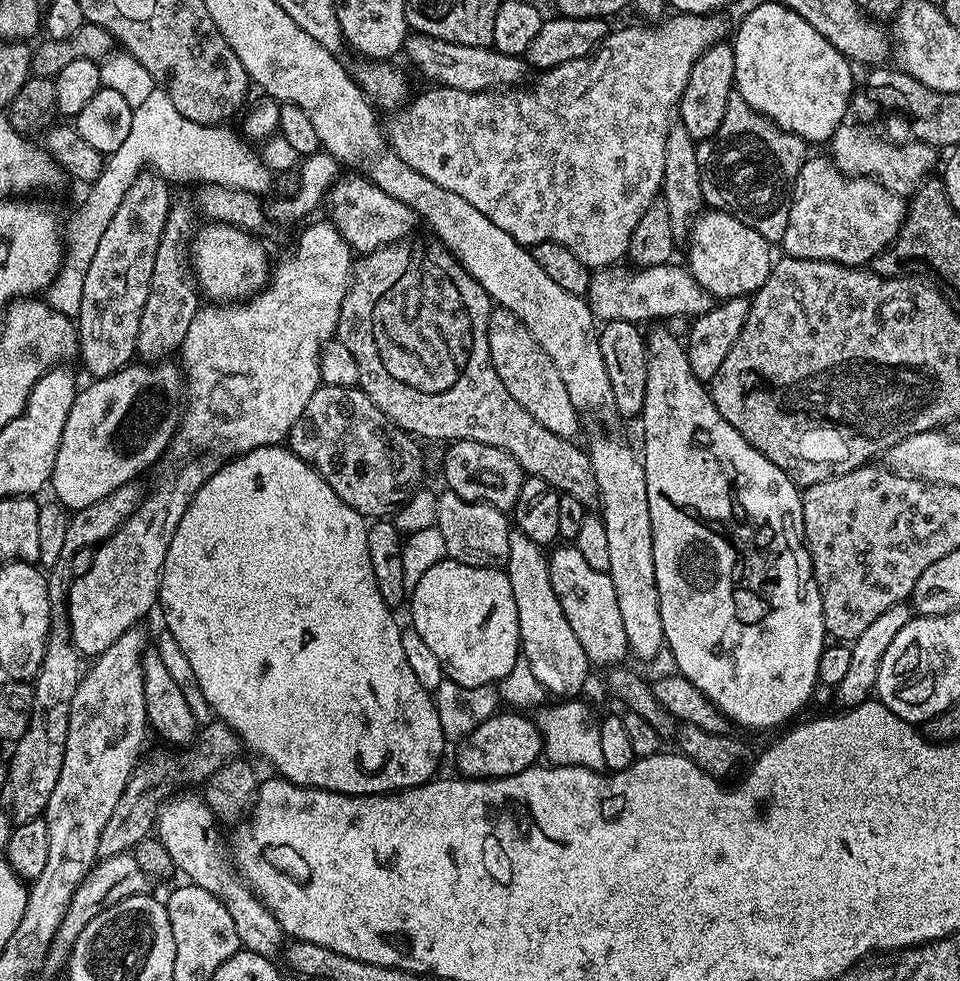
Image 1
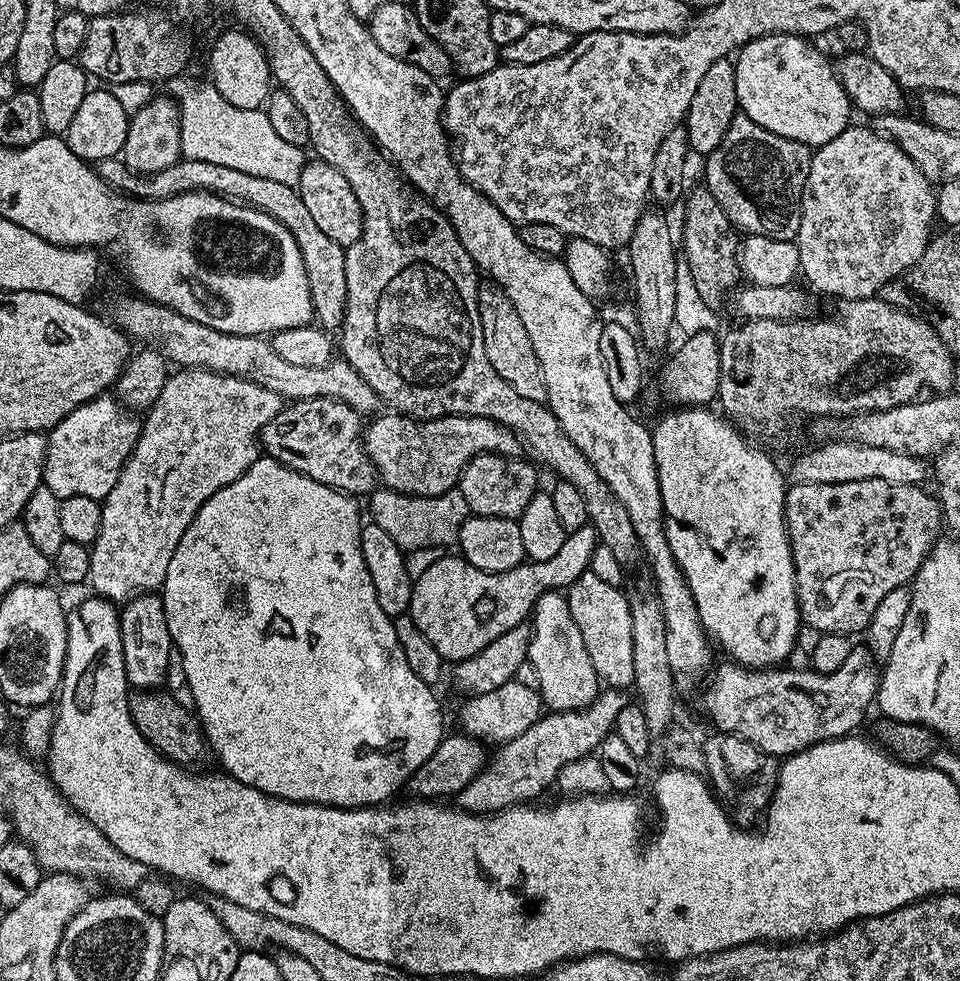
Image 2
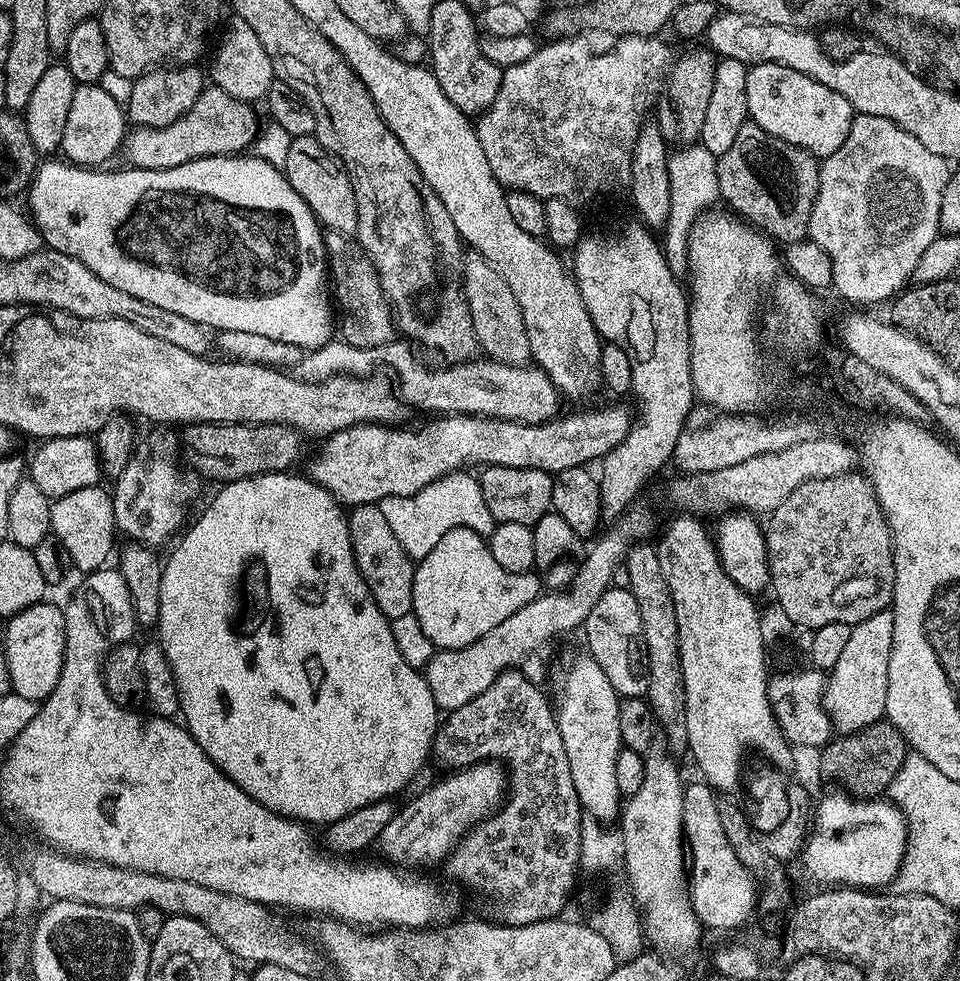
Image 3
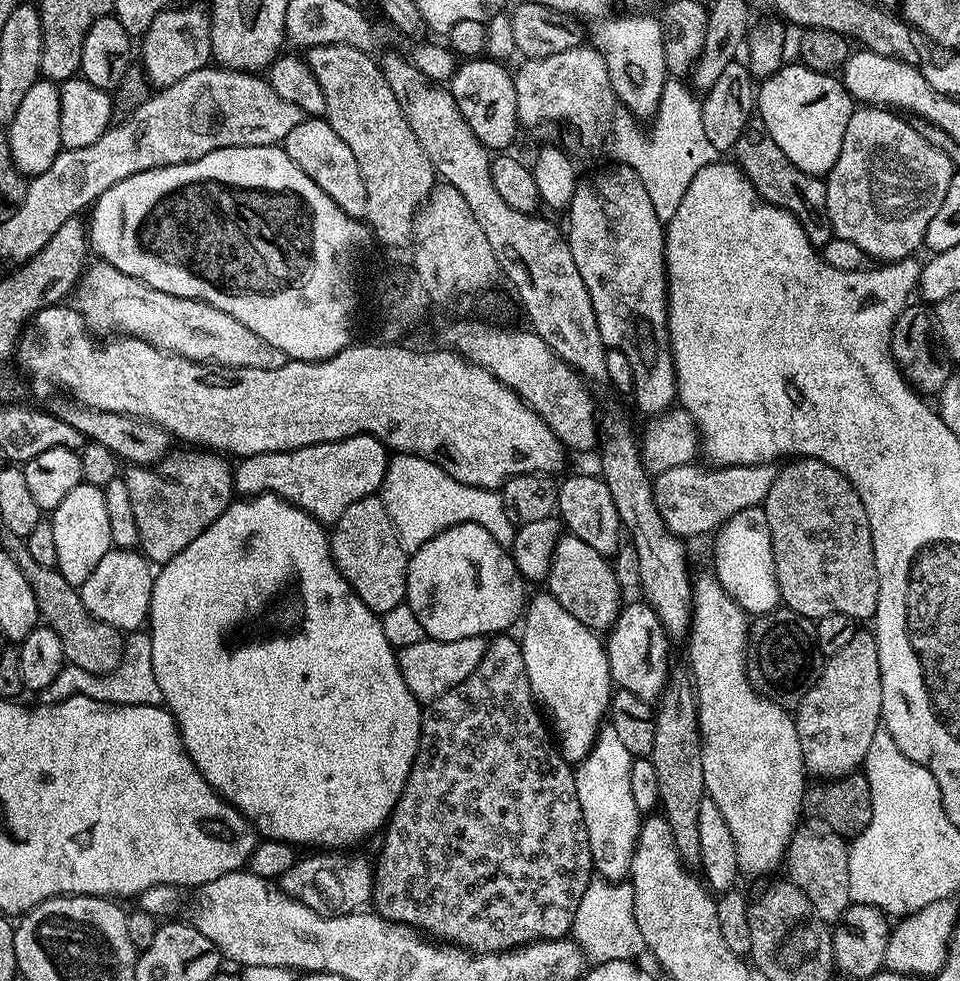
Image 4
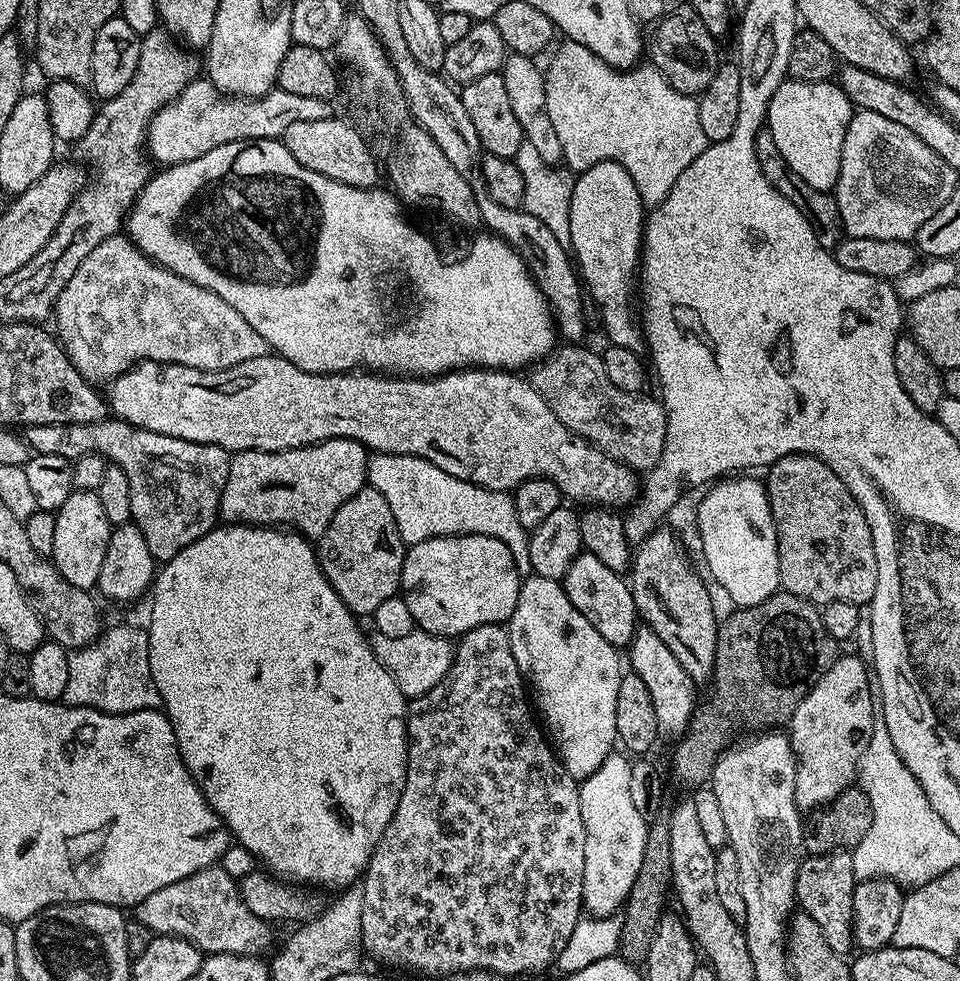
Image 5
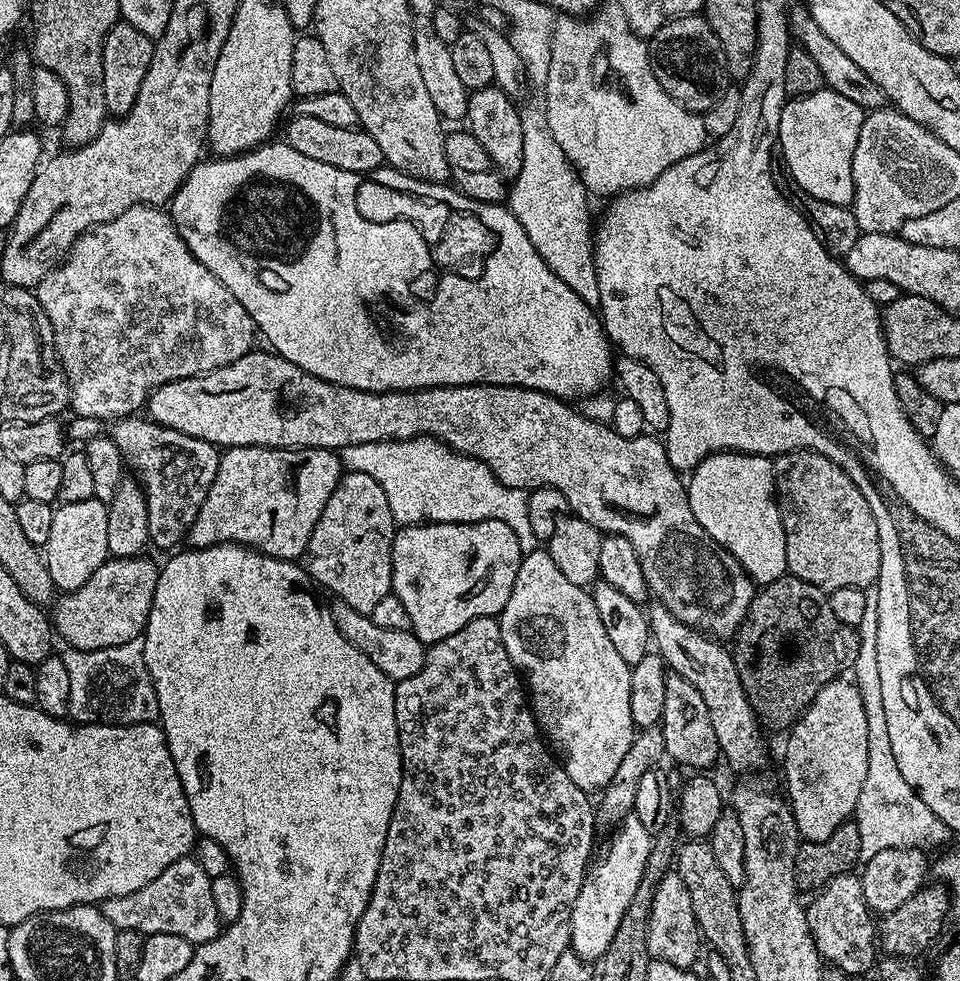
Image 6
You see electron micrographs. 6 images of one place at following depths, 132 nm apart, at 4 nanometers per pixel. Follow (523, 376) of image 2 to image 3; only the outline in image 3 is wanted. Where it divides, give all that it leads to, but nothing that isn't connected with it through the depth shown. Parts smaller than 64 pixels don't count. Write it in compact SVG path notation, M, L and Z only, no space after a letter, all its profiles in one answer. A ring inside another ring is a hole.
M468 254L462 260L462 283L464 300L472 315L476 343L483 355L503 364L527 365L532 360L530 338L526 338L522 310L518 310L518 302L514 302L510 286L502 282L502 274L498 274L498 270L492 268L492 263L483 260L480 255Z

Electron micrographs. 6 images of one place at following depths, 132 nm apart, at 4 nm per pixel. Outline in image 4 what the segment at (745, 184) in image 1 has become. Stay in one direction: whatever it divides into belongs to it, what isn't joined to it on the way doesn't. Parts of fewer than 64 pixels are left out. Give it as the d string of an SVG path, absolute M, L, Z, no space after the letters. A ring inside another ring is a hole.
M760 119L749 120L746 130L742 130L734 149L734 160L762 199L798 218L802 230L806 230L806 238L810 238L817 250L823 249L826 241L832 239L832 227L826 210L825 181L798 170L798 166L794 166L794 162L778 150L774 138L770 138L770 130L766 130Z

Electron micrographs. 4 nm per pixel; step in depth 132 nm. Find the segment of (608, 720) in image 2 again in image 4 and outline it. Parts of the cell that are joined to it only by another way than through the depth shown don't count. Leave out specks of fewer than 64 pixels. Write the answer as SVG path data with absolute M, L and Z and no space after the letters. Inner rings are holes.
M320 850L317 856L297 859L286 874L278 878L280 891L290 898L310 906L319 916L345 916L359 912L374 896L374 864L364 856L348 856L344 850Z

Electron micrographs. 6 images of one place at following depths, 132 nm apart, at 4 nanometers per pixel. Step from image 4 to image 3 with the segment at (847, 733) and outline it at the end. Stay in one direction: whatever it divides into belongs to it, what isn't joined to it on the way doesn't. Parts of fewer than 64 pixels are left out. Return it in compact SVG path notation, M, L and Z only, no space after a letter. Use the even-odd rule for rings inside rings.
M891 611L879 612L852 625L848 643L824 681L824 709L837 733L857 732L885 719L893 644L894 618Z

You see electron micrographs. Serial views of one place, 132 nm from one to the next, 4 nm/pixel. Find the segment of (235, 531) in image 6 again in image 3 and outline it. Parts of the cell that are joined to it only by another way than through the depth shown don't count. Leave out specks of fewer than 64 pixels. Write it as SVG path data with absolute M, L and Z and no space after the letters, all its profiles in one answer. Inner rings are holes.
M616 402L620 404L612 404L609 406L609 408L600 408L597 410L597 412L576 412L573 414L573 416L564 416L565 414L559 415L556 419L548 421L546 424L519 424L517 420L495 420L493 416L462 416L459 414L444 414L441 415L439 418L432 418L429 420L432 420L429 422L429 424L424 424L421 426L420 429L417 430L417 432L403 432L403 427L400 426L389 426L387 424L355 424L352 428L347 428L346 430L342 430L341 432L335 432L333 436L327 437L323 441L324 444L320 448L320 453L317 454L316 457L313 458L312 461L308 464L308 469L306 469L307 475L310 477L311 480L314 481L318 486L322 486L325 490L327 490L331 496L338 501L339 504L342 506L355 506L357 504L379 504L380 500L382 498L386 498L387 496L409 496L410 494L418 494L418 490L422 490L422 486L428 486L430 482L434 482L438 478L442 478L446 474L450 474L451 472L458 472L461 471L465 466L472 466L468 464L480 464L479 466L487 466L489 464L493 464L494 466L518 466L519 468L533 468L534 470L546 470L547 472L551 472L553 474L561 472L562 470L570 470L571 468L582 468L588 465L591 465L591 460L599 461L604 455L606 455L607 452L610 450L614 450L614 446L618 446L621 444L624 439L626 438L626 434L629 432L629 430L632 428L632 422L634 419L634 412L631 407L628 408L626 405L624 405L624 402Z

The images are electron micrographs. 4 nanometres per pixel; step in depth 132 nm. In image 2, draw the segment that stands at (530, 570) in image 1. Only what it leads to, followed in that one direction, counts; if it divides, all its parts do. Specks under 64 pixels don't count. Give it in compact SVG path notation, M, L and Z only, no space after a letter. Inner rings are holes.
M563 591L542 594L532 609L527 663L530 668L532 664L536 671L535 687L551 711L575 712L578 708L586 707L601 691L601 682L594 674L594 666L590 666L590 654L586 654L578 622L574 622L570 614L568 598Z

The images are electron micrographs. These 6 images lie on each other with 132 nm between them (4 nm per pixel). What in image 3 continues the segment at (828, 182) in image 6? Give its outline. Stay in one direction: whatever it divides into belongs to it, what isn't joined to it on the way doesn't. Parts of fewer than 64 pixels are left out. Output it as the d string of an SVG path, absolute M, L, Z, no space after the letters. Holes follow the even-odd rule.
M751 65L746 78L746 102L751 123L762 126L762 130L774 134L774 138L782 138L794 146L804 148L817 158L834 154L834 150L838 150L838 146L842 146L842 142L846 142L846 134L850 134L854 115L850 102L846 102L846 98L842 98L842 94L830 90L830 86L822 86L822 82L814 82L814 78L810 78L806 74L798 74L798 70L790 70L786 66Z

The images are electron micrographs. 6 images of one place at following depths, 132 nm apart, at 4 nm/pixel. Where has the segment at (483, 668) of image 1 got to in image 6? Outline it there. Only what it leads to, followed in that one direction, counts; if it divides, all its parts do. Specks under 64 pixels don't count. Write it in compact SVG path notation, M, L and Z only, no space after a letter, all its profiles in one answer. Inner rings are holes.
M430 522L425 523L423 526L401 527L396 535L392 537L391 595L396 596L398 602L402 602L402 606L406 606L406 614L410 614L410 622L412 623L410 630L426 646L442 642L446 638L450 638L450 634L458 634L458 630L462 630L462 626L466 626L466 612L481 612L483 616L499 617L500 611L506 606L506 602L502 602L502 606L496 602L496 532L490 532L488 554L478 564L472 566L472 532L460 532L455 526L435 526Z

